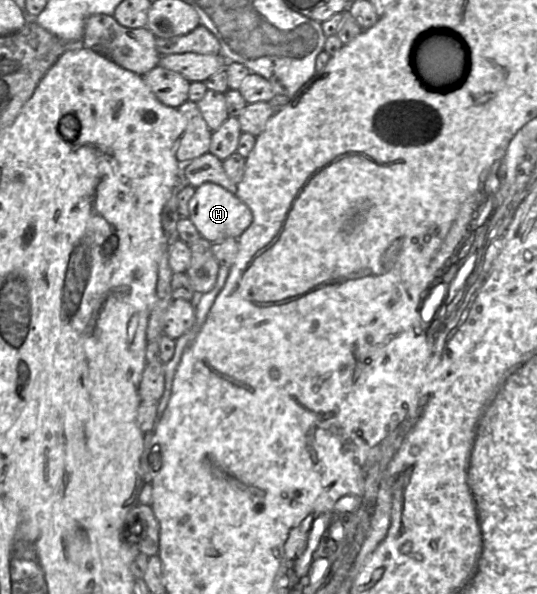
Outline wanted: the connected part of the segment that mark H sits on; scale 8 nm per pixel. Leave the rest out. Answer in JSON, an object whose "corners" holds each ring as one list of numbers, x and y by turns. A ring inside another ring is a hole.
{"corners":[[207,182,196,188,188,203,188,219,194,224,200,236,210,243,227,238,239,238,252,222,252,212,236,194,222,186]]}

